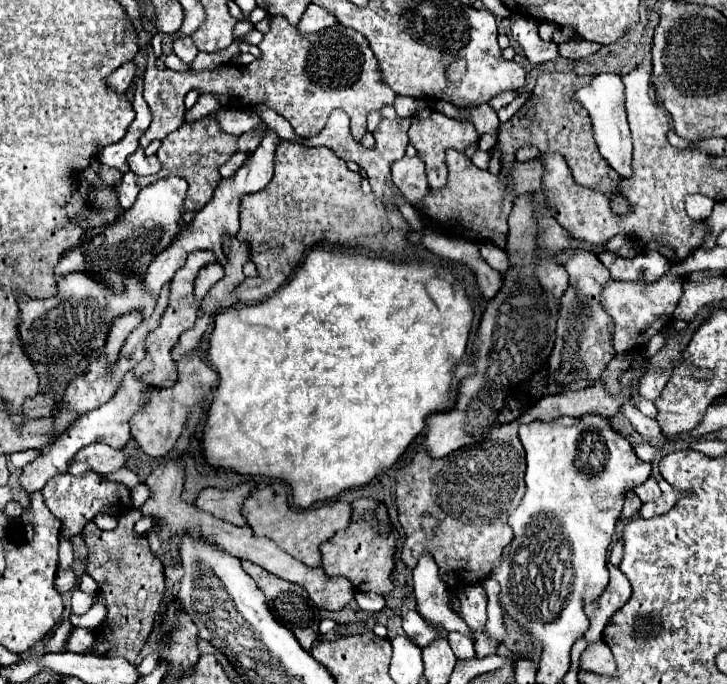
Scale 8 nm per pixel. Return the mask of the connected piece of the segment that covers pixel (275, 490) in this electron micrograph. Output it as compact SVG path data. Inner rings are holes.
M282 481L268 483L264 487L258 487L244 503L244 517L248 519L248 525L252 527L254 535L272 539L280 549L296 557L308 567L320 565L320 545L332 537L338 529L348 527L352 515L352 505L348 501L334 501L320 505L316 509L294 509L288 503L288 489Z

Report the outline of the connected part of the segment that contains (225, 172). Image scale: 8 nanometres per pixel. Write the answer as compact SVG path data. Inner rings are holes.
M240 151L234 153L234 155L220 167L220 175L222 175L222 177L232 177L238 169L240 169Z

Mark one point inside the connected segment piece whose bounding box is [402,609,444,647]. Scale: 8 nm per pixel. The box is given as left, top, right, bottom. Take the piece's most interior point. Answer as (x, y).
(418, 630)

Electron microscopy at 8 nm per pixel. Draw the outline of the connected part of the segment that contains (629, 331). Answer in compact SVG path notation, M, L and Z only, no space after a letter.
M666 273L660 281L654 281L650 285L630 283L630 281L608 281L602 287L602 307L604 311L614 319L616 331L614 331L614 351L616 353L628 353L632 349L646 347L646 343L672 319L674 307L678 305L678 299L682 295L682 279Z

